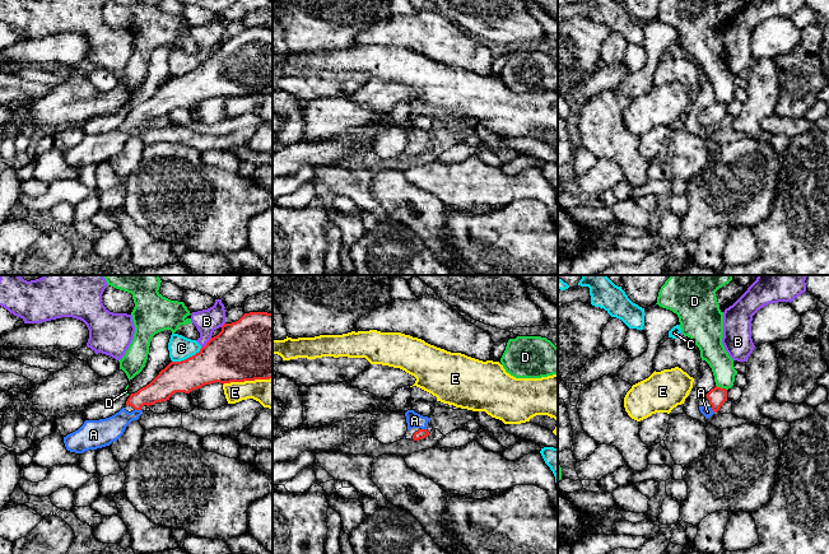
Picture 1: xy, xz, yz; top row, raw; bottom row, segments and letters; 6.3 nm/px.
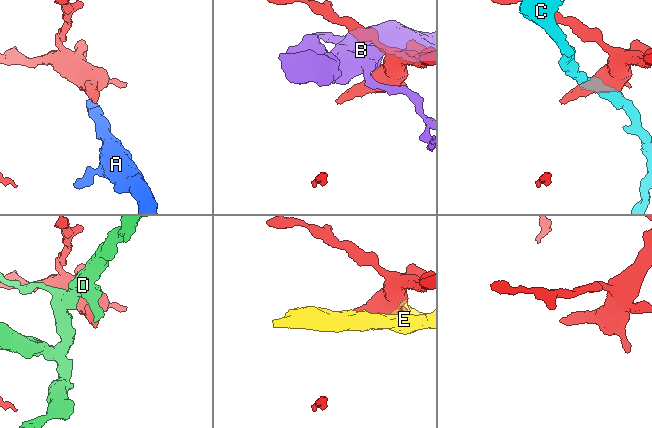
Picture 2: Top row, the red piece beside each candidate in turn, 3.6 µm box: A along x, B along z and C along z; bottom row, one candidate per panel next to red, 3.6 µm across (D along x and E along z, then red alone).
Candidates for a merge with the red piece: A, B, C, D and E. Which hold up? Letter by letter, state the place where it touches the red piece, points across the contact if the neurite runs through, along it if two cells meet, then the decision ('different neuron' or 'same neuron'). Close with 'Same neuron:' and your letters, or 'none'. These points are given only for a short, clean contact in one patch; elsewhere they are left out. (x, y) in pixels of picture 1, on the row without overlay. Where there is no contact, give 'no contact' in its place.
A: contact xy (138, 124); way xy (167, 97), (148, 110), (138, 124), (106, 145); same neuron
B: contact xy (206, 57); different neuron
C: contact xy (187, 73); different neuron
D: contact yz (720, 102); different neuron
E: contact xy (247, 94); different neuron
Same neuron: A

